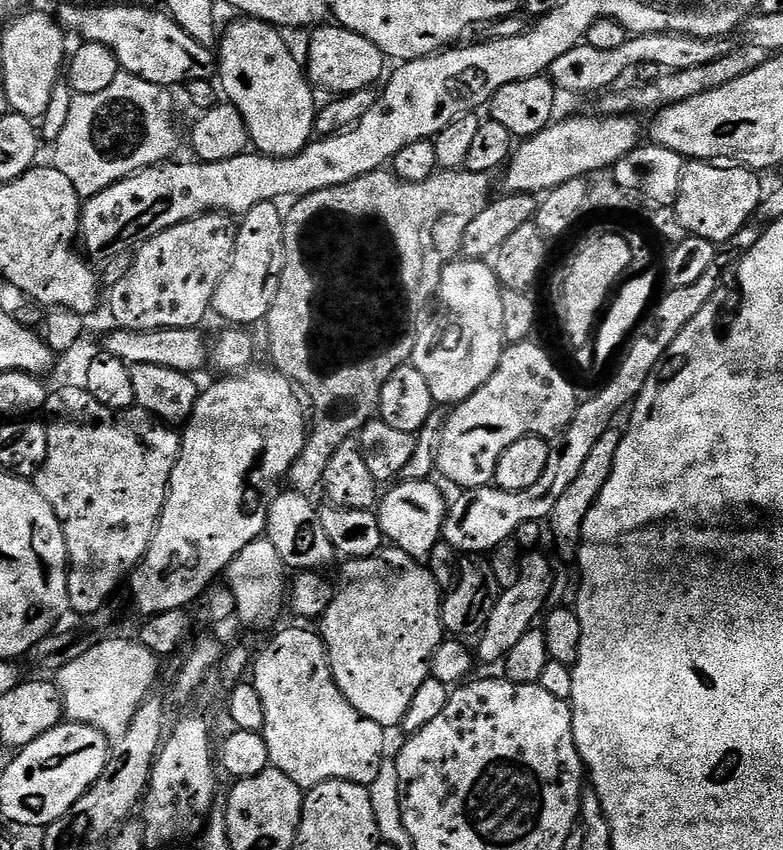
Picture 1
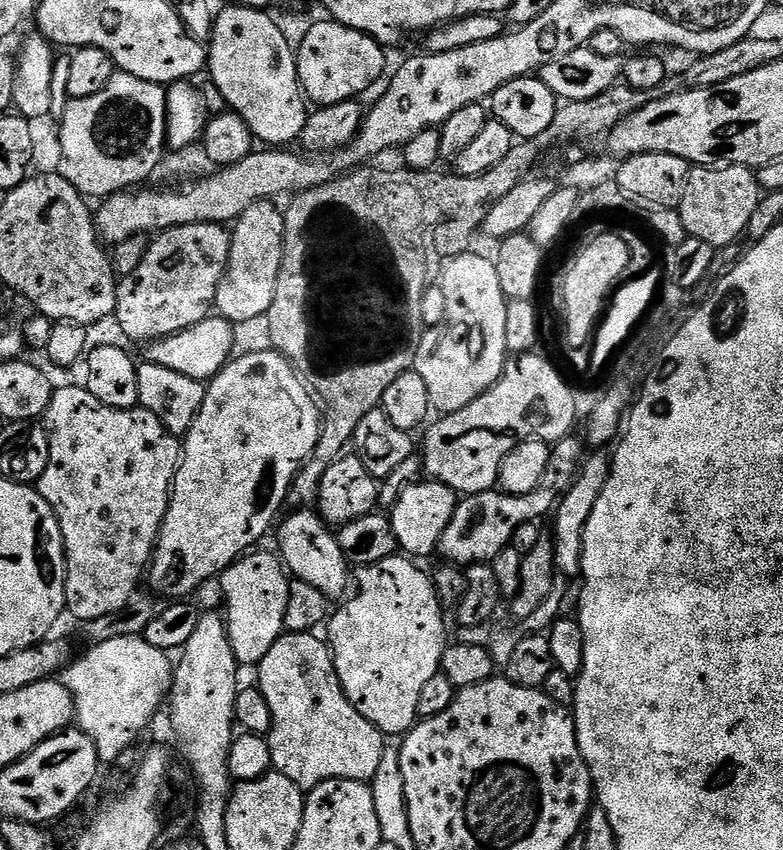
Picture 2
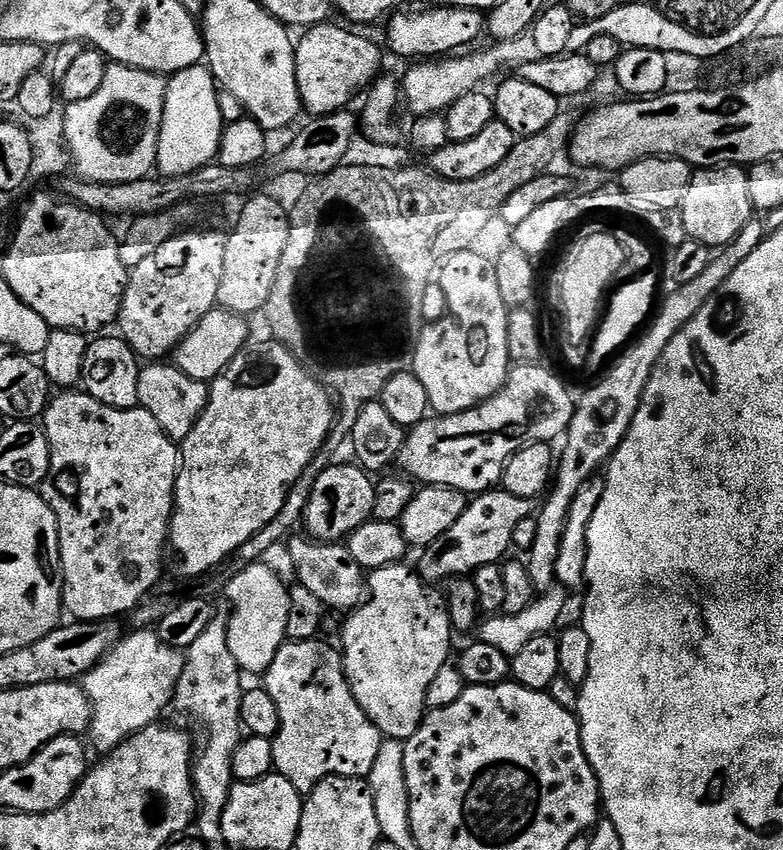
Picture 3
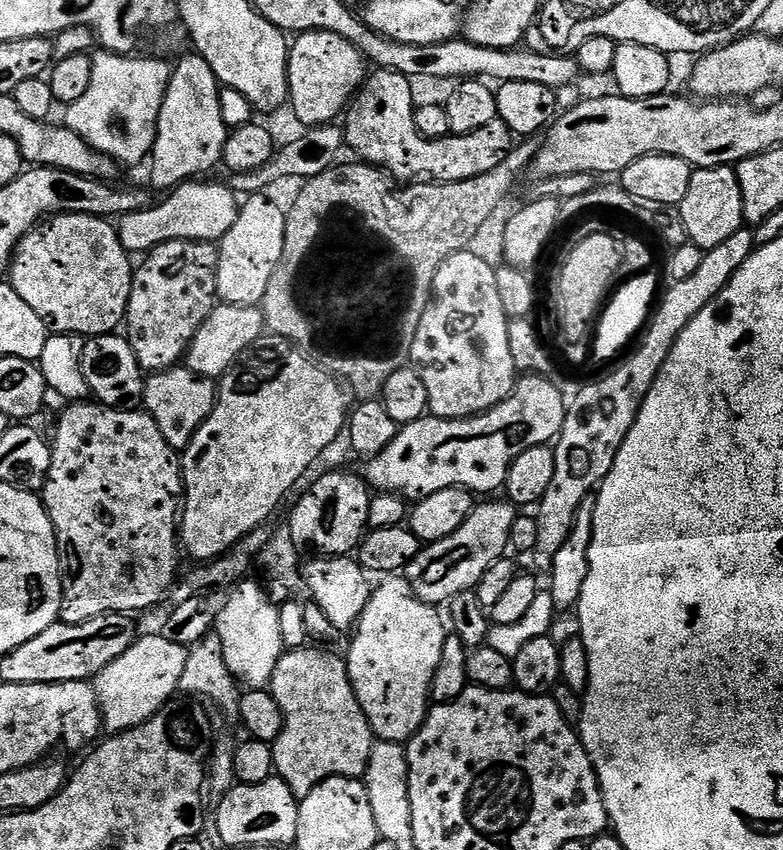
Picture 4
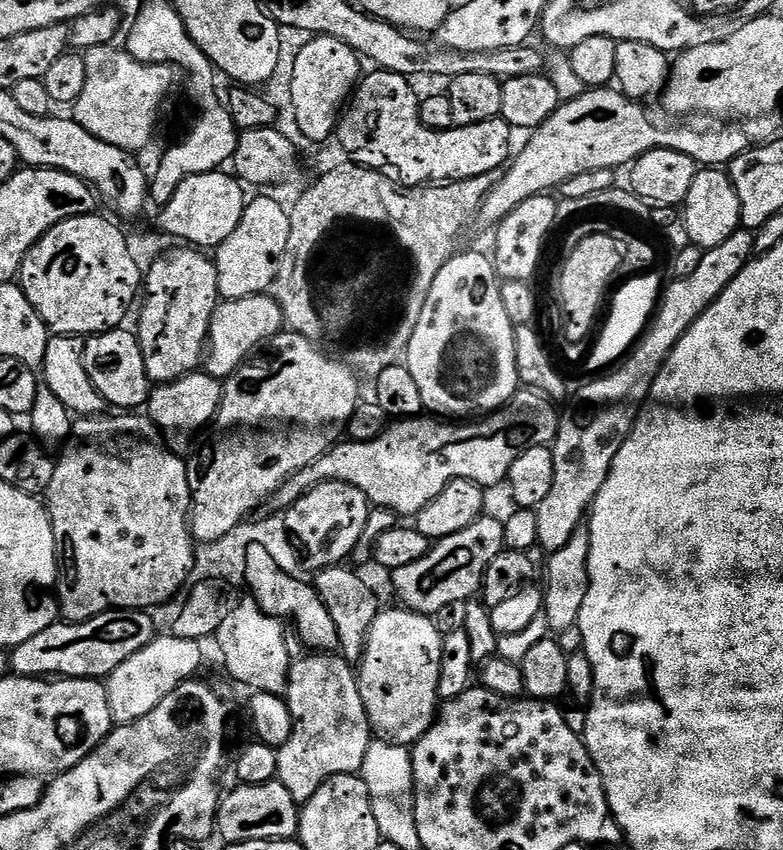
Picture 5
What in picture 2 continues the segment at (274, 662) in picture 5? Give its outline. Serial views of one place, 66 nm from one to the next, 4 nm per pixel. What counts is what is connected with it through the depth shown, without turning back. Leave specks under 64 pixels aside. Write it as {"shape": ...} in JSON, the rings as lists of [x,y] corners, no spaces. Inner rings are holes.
{"shape":[[[252,550],[232,563],[218,578],[218,585],[226,600],[227,630],[230,646],[240,666],[259,665],[270,646],[285,635],[284,619],[287,603],[290,599],[290,576],[281,559],[268,552]]]}

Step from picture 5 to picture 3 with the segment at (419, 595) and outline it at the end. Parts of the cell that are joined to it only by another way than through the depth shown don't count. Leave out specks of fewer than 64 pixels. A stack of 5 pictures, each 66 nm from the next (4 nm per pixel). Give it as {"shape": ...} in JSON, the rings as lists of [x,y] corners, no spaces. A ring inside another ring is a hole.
{"shape":[[[489,490],[479,493],[469,503],[462,518],[458,518],[458,522],[454,522],[454,526],[450,526],[450,530],[446,530],[442,538],[438,538],[419,553],[420,579],[436,586],[439,580],[448,582],[453,577],[471,577],[482,566],[500,564],[509,555],[507,552],[512,548],[514,530],[518,522],[533,515],[533,512],[533,501],[514,498],[514,494],[509,492]]]}

